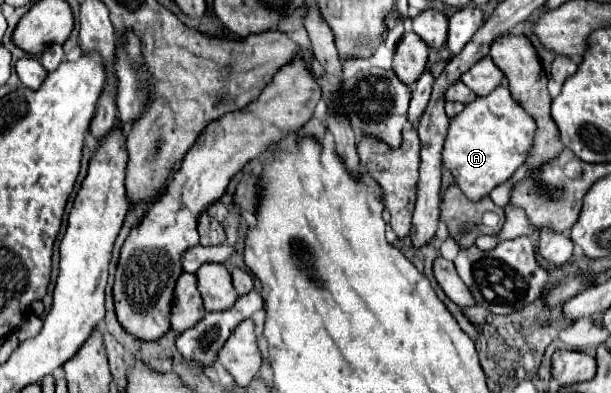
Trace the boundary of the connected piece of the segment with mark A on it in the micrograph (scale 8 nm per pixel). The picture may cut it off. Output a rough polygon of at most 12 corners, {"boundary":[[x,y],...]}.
{"boundary":[[506,86],[450,120],[442,166],[468,200],[522,166],[534,118]]}

